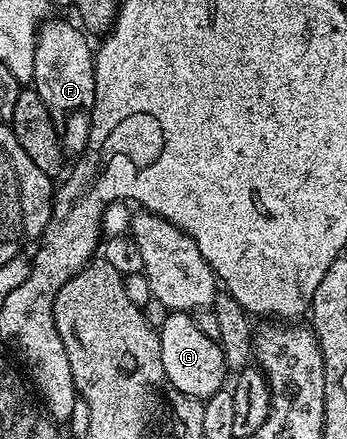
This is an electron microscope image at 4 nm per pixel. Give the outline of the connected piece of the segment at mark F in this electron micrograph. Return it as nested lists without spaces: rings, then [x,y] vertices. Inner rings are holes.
[[[53,19],[42,24],[36,37],[33,90],[47,106],[64,152],[68,156],[78,157],[89,141],[95,104],[95,57],[92,44],[87,44],[88,36],[74,22],[62,23],[59,19]]]

